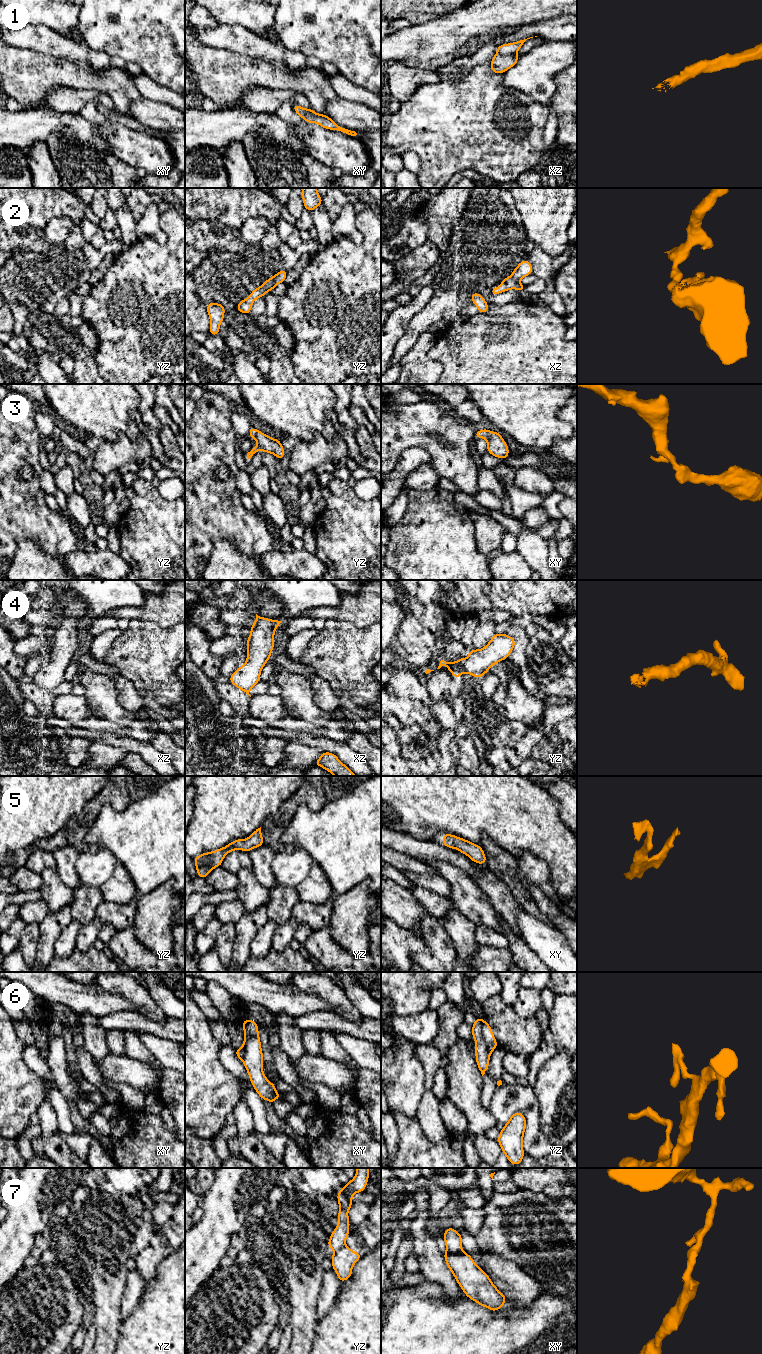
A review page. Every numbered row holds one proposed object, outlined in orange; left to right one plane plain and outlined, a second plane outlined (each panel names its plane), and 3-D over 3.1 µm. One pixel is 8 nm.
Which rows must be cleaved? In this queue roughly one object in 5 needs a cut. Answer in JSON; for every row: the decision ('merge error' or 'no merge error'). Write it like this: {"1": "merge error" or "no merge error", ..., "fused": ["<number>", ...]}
{"1": "no merge error", "2": "merge error", "3": "no merge error", "4": "no merge error", "5": "no merge error", "6": "merge error", "7": "merge error", "fused": ["2", "6", "7"]}

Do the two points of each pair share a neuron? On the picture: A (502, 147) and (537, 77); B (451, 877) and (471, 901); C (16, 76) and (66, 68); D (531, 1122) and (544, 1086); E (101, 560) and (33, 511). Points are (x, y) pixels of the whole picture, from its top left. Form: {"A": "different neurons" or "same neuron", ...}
{"A": "different neurons", "B": "same neuron", "C": "same neuron", "D": "different neurons", "E": "different neurons"}

